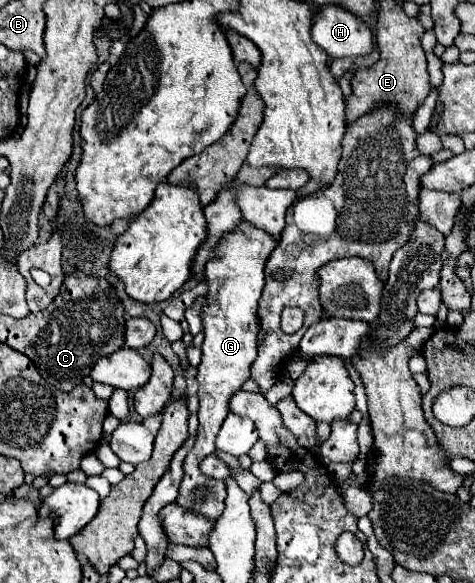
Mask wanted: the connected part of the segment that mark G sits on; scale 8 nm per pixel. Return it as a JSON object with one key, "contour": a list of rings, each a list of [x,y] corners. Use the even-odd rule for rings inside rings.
{"contour":[[[240,222],[238,228],[222,238],[222,244],[216,248],[216,258],[208,262],[206,266],[206,282],[208,282],[208,306],[204,308],[202,320],[204,320],[204,344],[202,344],[202,362],[198,366],[196,382],[198,382],[198,398],[200,398],[200,408],[198,408],[198,434],[196,434],[196,444],[194,448],[186,454],[184,458],[184,478],[182,486],[178,488],[178,506],[190,508],[194,512],[200,512],[204,518],[216,520],[218,514],[224,510],[224,498],[226,498],[226,484],[224,480],[214,480],[206,478],[200,472],[200,462],[216,450],[216,434],[230,412],[228,402],[230,396],[242,388],[242,384],[250,378],[250,366],[256,360],[258,354],[258,322],[256,322],[256,312],[258,312],[258,300],[260,292],[264,288],[264,266],[274,250],[276,240],[266,234],[264,230],[258,230],[250,226],[248,222]],[[198,486],[208,486],[212,488],[210,498],[204,500],[194,500],[192,492]]]}

